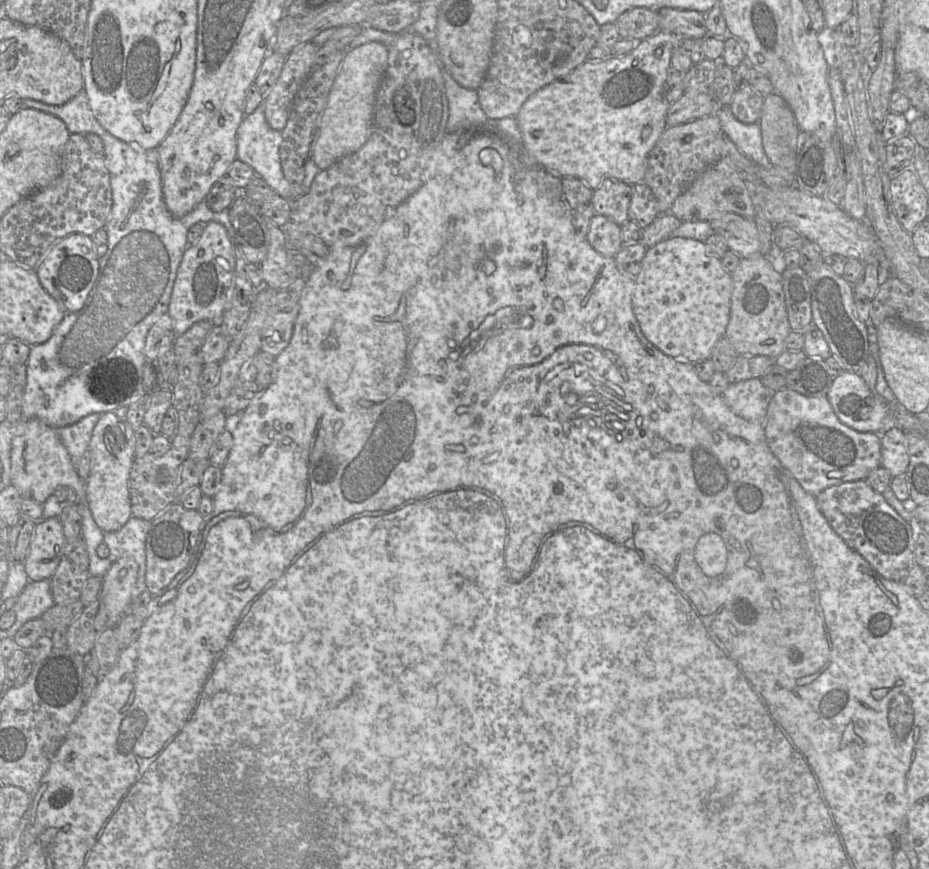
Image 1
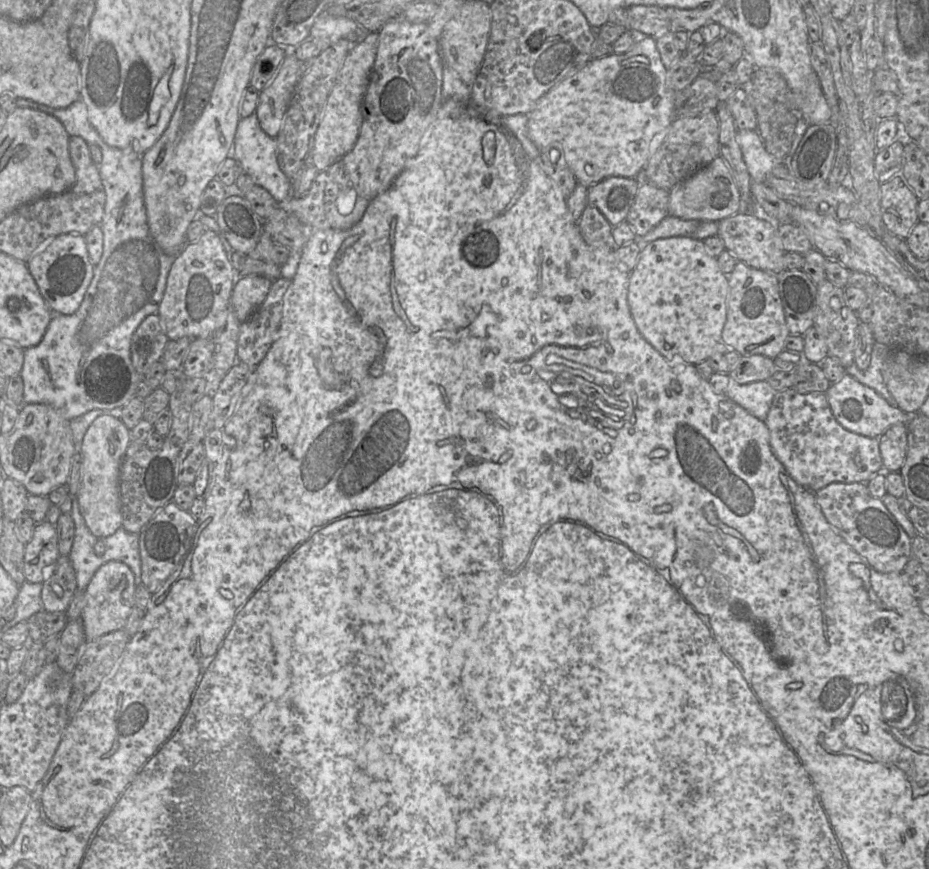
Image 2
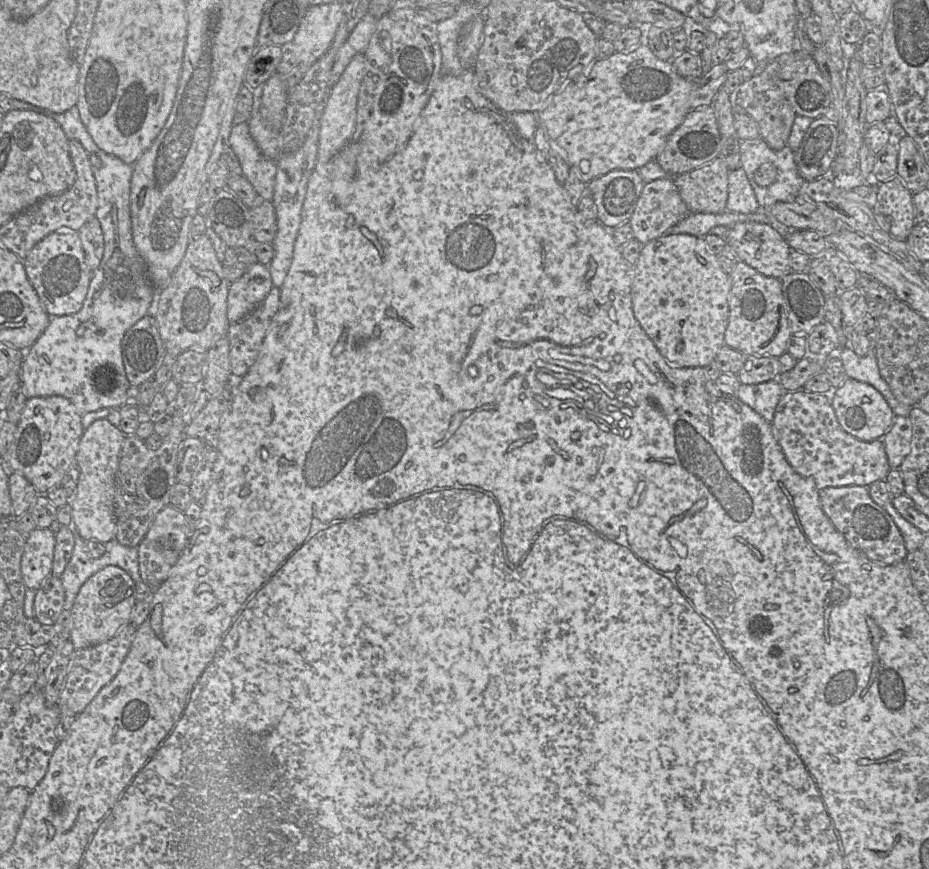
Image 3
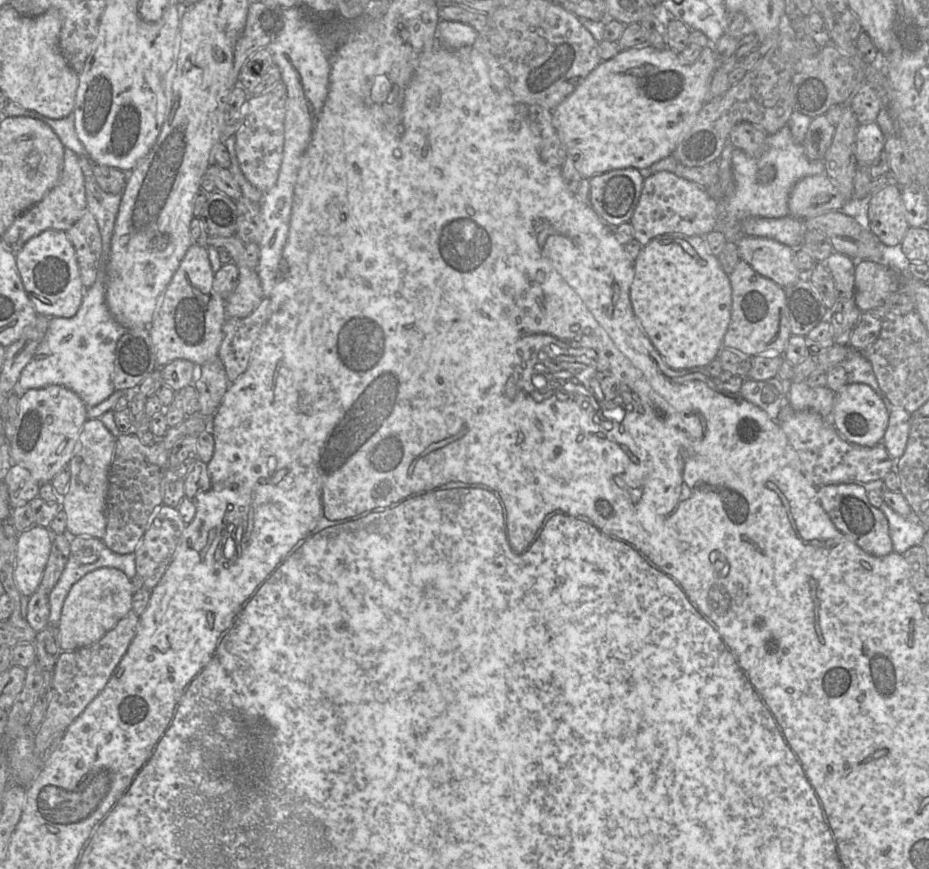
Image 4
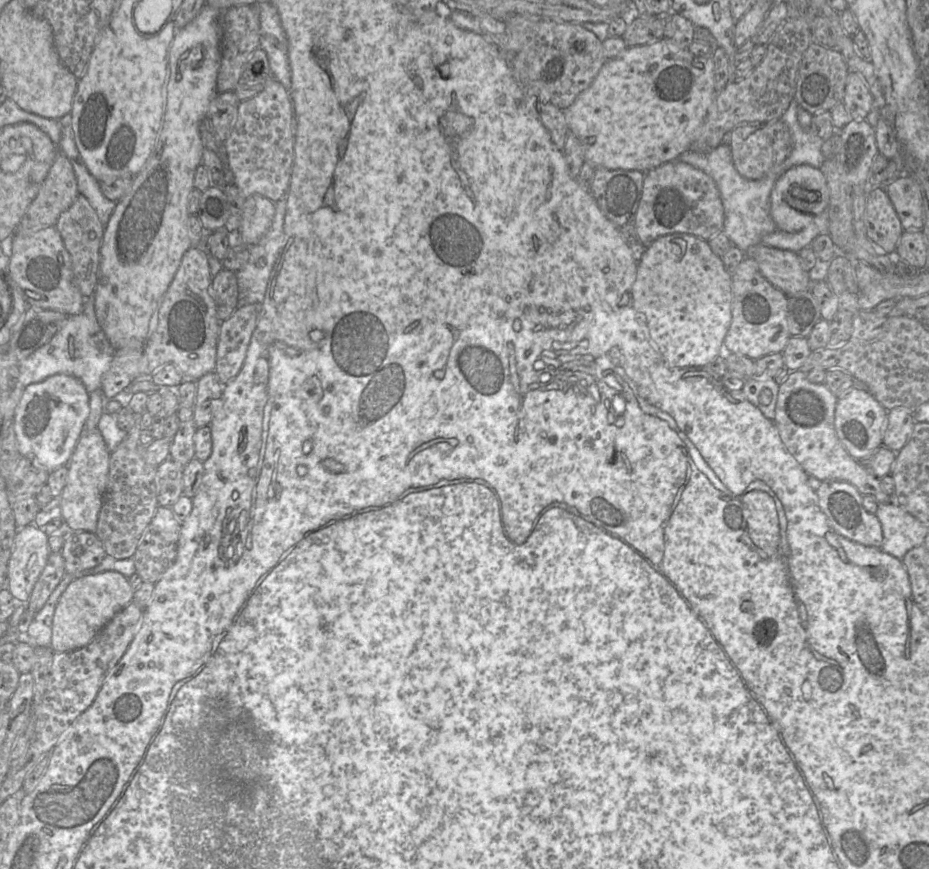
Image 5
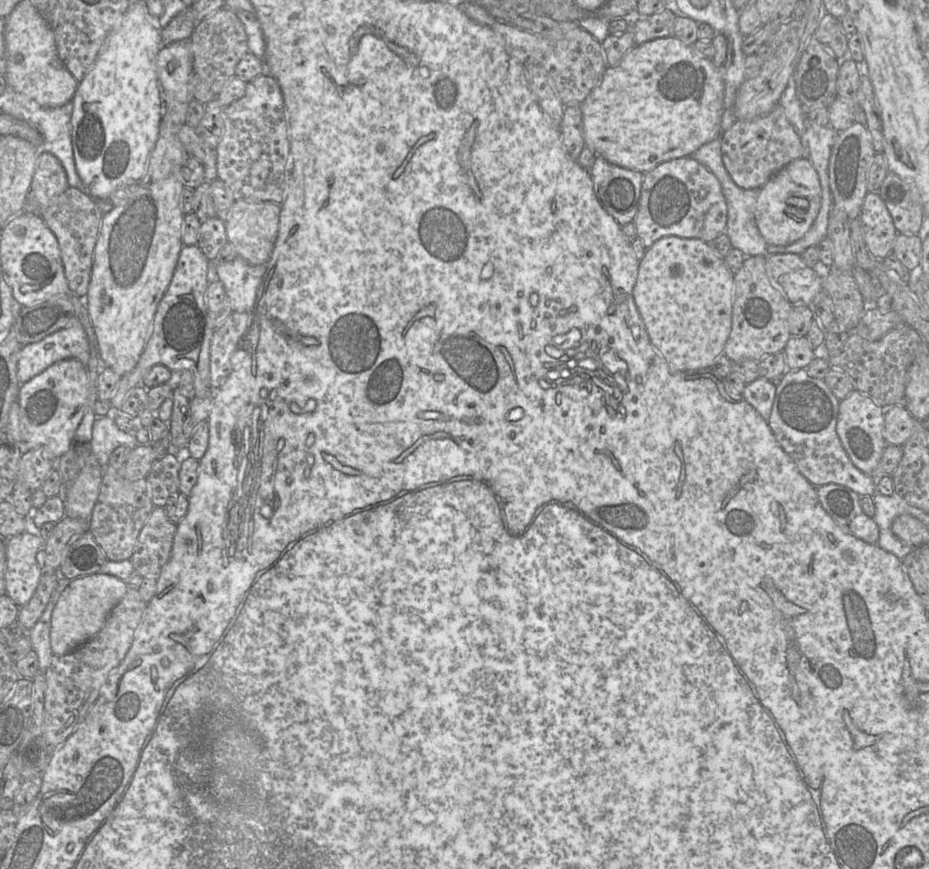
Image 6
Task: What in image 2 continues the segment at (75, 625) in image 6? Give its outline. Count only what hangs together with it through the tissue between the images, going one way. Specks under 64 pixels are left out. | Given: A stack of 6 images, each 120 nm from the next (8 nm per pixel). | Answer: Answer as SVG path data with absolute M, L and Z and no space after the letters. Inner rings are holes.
M109 561L95 572L85 589L85 606L81 614L86 642L125 627L135 606L135 590L134 574L123 562Z

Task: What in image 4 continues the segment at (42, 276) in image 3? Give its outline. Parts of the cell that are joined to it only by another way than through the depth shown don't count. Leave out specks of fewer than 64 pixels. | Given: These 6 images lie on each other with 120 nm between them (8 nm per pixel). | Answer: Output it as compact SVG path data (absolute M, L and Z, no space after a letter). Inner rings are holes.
M46 230L27 241L16 254L16 264L24 289L38 315L48 318L72 318L85 295L76 252L67 233Z

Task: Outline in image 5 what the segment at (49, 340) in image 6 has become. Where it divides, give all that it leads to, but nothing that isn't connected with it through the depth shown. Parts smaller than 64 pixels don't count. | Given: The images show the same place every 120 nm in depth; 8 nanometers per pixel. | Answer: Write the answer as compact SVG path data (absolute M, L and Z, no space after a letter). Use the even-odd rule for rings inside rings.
M87 298L82 313L67 316L58 332L46 344L19 361L19 379L24 387L55 374L67 374L78 378L91 393L101 389L104 373L109 369L115 349L102 330L93 298Z

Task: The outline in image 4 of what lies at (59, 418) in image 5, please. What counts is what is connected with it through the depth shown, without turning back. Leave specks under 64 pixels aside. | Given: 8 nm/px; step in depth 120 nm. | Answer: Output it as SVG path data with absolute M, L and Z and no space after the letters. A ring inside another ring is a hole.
M50 385L20 392L18 414L9 440L10 455L16 465L26 468L41 484L51 480L74 456L83 425L88 420L88 407L72 390Z

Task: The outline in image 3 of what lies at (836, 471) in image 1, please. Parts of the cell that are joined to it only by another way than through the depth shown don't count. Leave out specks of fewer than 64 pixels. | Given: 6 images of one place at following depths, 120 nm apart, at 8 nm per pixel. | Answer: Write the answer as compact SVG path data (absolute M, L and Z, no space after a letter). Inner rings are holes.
M803 389L785 391L777 405L773 426L787 463L796 473L812 481L817 489L850 485L869 486L878 480L885 480L891 469L882 440L861 441L847 433L839 424L827 394L807 392Z

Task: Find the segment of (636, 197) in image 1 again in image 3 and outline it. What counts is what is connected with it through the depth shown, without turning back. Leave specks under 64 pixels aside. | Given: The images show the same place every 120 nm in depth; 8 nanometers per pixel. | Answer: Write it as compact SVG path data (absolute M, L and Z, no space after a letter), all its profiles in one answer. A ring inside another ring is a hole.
M672 179L644 183L629 219L633 238L644 245L664 235L689 213Z

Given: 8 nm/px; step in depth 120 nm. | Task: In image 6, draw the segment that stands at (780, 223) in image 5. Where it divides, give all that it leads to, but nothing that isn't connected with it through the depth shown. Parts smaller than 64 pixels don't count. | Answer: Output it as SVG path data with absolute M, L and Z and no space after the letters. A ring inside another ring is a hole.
M800 157L788 163L759 189L755 222L768 245L786 246L806 234L819 213L820 205L818 173L808 158Z

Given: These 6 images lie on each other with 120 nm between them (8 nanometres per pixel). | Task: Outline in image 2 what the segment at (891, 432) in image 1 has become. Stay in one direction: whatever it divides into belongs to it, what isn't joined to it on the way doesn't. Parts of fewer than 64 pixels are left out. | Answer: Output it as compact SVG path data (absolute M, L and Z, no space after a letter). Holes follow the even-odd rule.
M906 424L889 427L878 438L884 472L899 472L907 454L908 429Z

